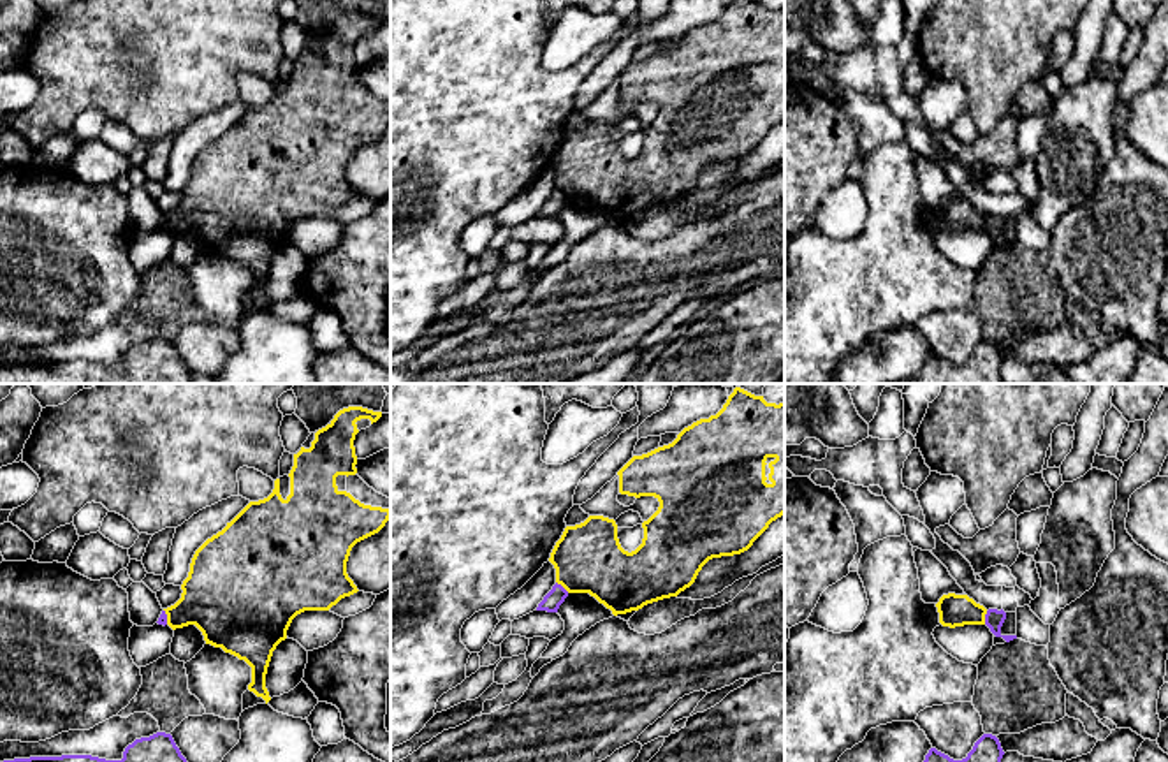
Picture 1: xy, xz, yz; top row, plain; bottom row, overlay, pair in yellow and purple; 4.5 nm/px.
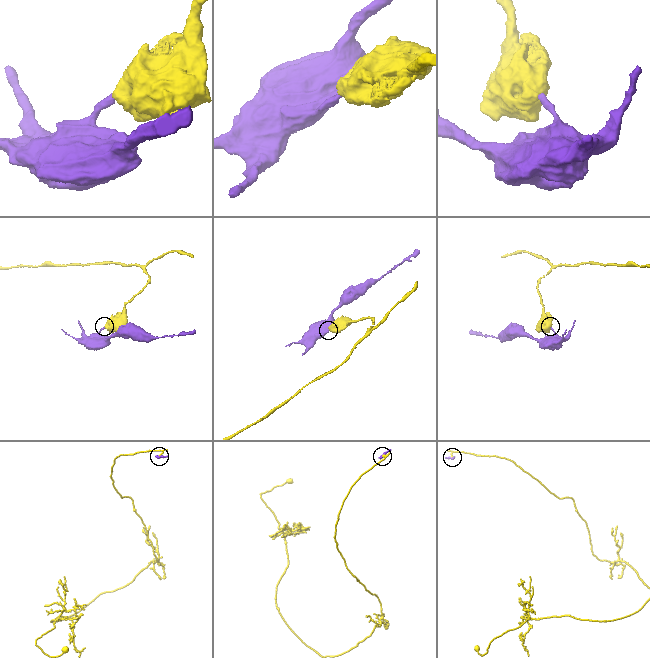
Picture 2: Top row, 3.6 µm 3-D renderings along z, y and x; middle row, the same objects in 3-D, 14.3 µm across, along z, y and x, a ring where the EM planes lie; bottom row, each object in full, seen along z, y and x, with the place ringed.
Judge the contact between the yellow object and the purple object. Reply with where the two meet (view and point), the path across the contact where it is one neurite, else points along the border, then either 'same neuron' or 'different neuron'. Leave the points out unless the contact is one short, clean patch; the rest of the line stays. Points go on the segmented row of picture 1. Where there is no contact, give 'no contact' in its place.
contact yz (984, 618); border yz (987, 611), (984, 623); different neuron

